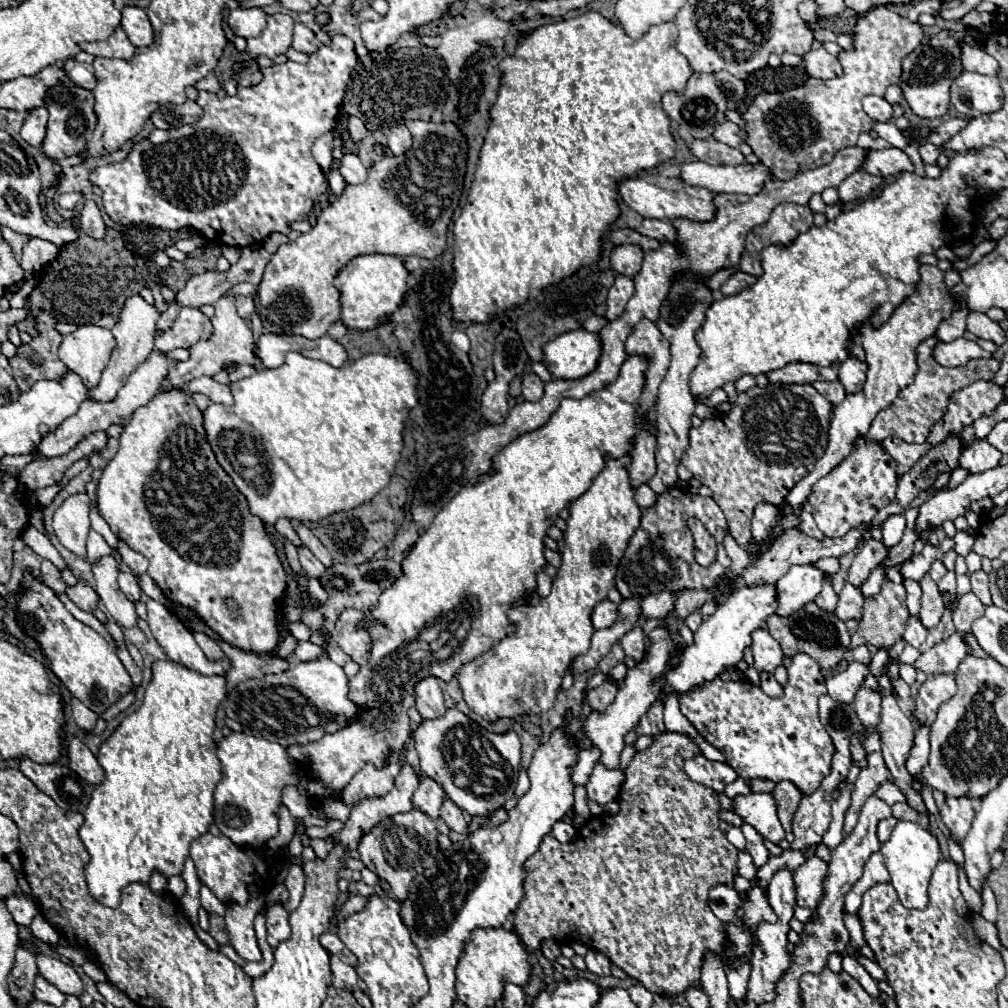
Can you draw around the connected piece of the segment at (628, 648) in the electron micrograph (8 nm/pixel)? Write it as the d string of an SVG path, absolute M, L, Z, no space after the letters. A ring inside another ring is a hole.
M636 624L630 632L626 632L626 636L620 640L624 652L628 658L640 660L644 656L646 644L644 644L644 632L642 632L642 624Z

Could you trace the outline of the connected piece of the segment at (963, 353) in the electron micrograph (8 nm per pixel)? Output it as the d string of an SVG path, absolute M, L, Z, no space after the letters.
M956 338L954 342L938 342L932 350L932 356L942 366L964 366L972 358L990 358L992 354L982 350L976 342L966 338Z

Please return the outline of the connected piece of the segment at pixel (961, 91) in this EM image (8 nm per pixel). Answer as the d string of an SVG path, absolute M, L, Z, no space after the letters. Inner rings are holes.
M962 72L952 82L950 104L966 118L998 110L1002 106L1002 88L998 76Z

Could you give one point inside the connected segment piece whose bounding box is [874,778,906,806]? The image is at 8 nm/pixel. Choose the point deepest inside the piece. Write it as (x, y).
(889, 791)

